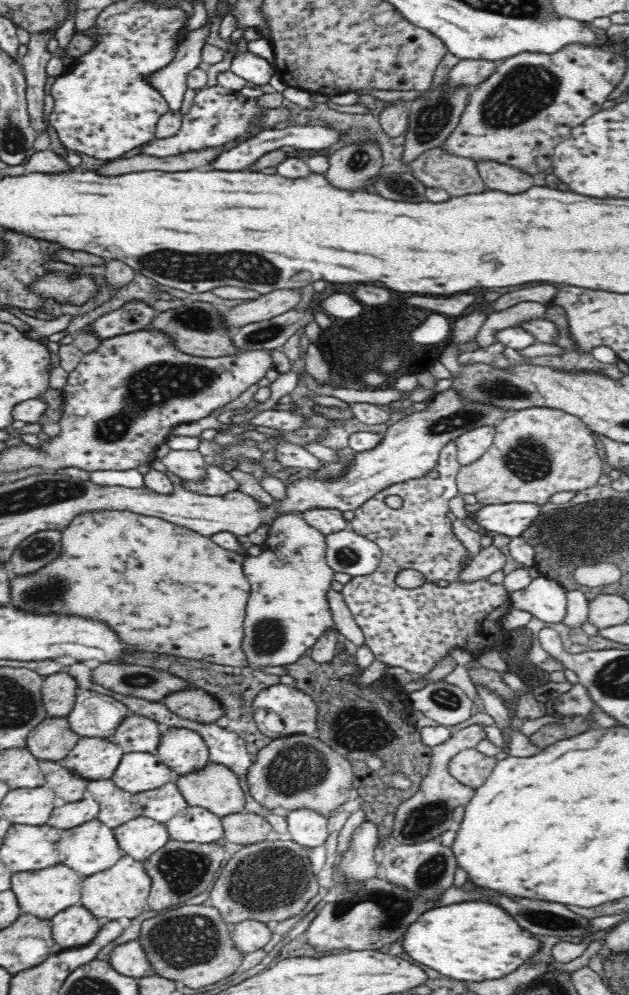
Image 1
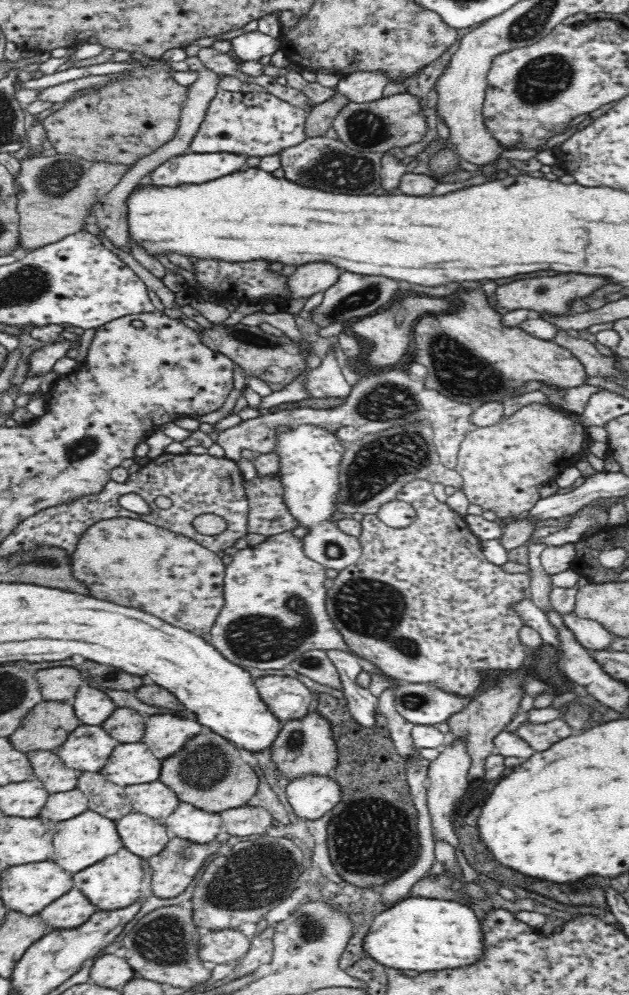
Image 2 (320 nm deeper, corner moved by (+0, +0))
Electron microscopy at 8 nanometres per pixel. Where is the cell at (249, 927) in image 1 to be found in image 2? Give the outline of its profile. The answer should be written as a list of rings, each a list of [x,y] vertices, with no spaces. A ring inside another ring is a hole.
[[[235,929],[203,931],[198,938],[200,961],[232,962],[244,957],[251,948],[251,941]]]

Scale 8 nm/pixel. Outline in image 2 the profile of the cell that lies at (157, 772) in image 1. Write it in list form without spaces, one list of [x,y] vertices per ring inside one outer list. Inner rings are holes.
[[[143,741],[124,742],[116,745],[99,772],[106,780],[126,787],[158,780],[160,762]]]

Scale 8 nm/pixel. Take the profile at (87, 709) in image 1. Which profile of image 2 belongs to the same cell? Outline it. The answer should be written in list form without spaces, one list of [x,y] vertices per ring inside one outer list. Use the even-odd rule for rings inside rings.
[[[92,685],[78,689],[71,702],[81,724],[101,726],[102,722],[114,712],[118,706],[106,694],[92,688]]]

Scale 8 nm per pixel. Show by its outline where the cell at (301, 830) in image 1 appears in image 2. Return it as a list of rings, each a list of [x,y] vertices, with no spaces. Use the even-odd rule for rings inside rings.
[[[302,774],[285,786],[292,811],[300,818],[316,820],[340,800],[340,786],[333,774]]]

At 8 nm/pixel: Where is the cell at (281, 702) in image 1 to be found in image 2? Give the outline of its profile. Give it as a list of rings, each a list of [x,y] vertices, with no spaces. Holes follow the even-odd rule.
[[[264,675],[255,681],[261,699],[281,722],[308,714],[312,694],[296,678]]]

